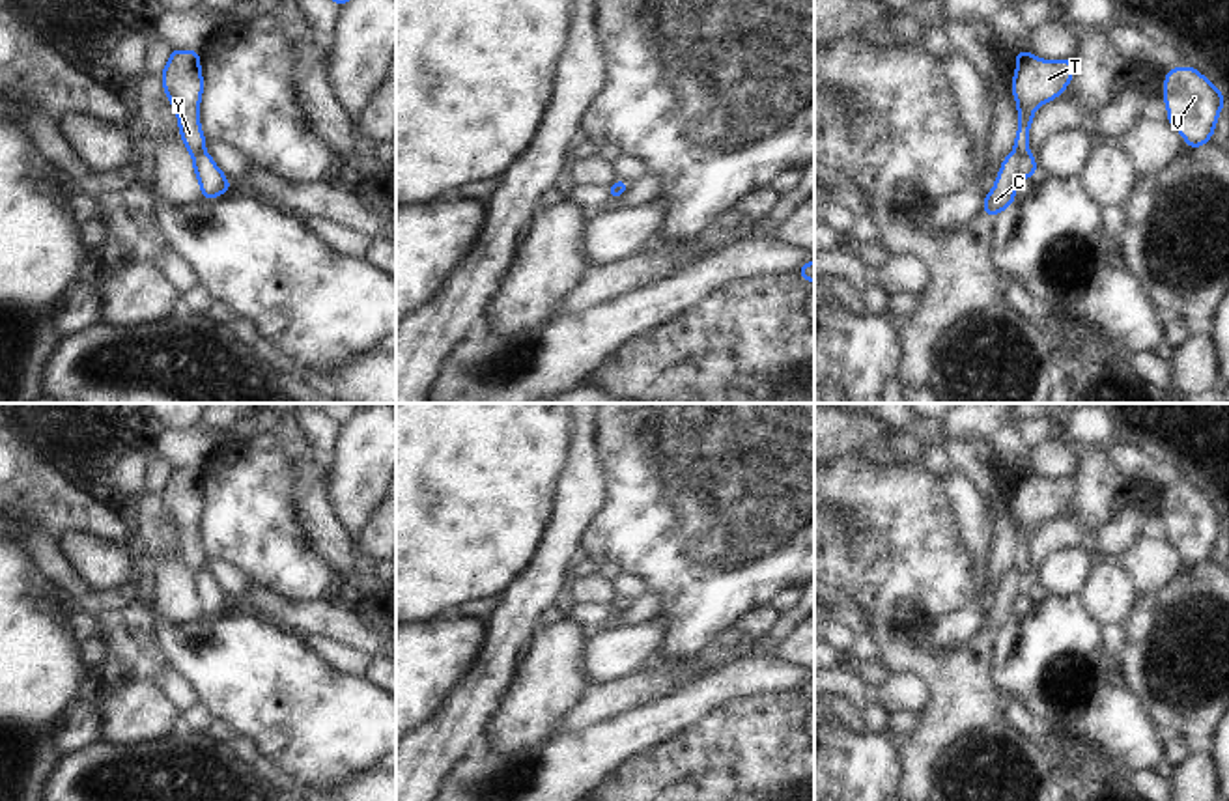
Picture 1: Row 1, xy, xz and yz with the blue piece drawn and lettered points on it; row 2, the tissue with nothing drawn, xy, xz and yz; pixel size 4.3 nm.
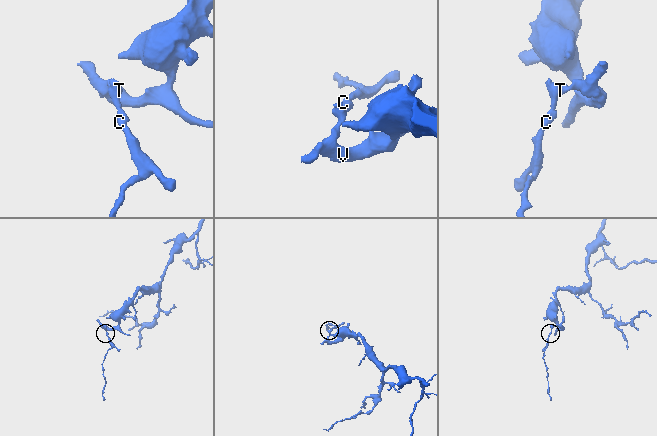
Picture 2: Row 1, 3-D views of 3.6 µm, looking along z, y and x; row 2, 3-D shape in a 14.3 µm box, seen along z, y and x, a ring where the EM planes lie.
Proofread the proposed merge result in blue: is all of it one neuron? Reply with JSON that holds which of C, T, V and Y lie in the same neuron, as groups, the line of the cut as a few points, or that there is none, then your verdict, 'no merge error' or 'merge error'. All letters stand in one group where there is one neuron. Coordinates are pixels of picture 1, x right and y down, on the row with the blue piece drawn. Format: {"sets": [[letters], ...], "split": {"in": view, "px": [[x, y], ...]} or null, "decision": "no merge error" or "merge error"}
{"sets": [["C"], ["T", "V", "Y"]], "split": {"in": "yz", "px": [[1015, 148], [1028, 155]]}, "decision": "merge error"}

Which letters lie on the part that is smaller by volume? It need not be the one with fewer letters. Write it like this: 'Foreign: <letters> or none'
Foreign: C

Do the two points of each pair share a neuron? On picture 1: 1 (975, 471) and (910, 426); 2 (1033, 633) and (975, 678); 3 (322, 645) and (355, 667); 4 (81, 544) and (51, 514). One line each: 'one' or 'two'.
1: one
2: two
3: one
4: two

